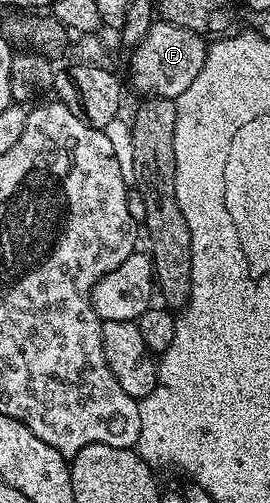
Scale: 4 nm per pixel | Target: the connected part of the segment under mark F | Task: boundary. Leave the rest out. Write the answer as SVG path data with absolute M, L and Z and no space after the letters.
M167 19L154 20L147 35L136 47L137 70L133 73L133 85L141 95L172 97L176 99L195 83L195 75L203 71L209 54L207 41L198 30L175 27Z

